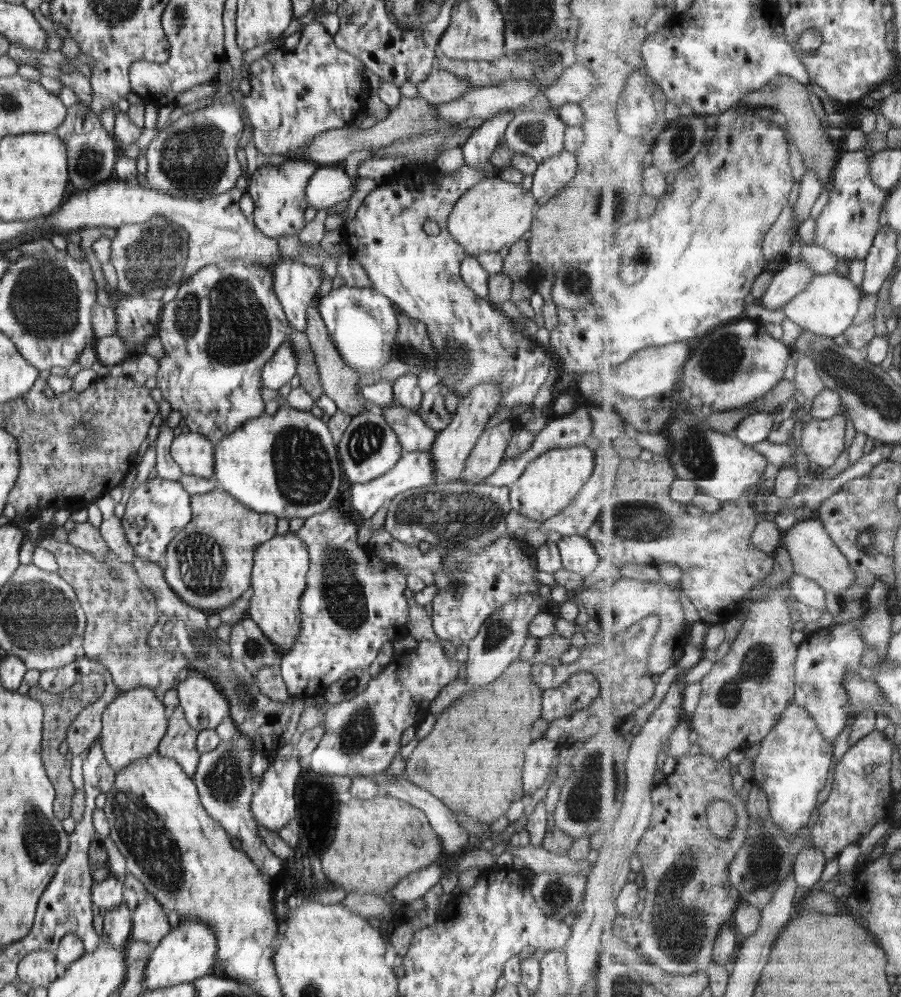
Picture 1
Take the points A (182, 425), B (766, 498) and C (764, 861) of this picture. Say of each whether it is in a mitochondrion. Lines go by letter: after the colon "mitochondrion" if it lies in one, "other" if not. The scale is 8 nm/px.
A: other
B: other
C: mitochondrion

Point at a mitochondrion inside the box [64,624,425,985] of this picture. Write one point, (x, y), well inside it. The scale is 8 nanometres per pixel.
(156, 851)

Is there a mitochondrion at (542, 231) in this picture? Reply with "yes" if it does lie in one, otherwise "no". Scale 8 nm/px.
no

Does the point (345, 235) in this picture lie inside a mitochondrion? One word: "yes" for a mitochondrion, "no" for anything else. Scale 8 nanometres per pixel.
no

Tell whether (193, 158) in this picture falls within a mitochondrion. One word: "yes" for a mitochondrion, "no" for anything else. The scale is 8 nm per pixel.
yes

